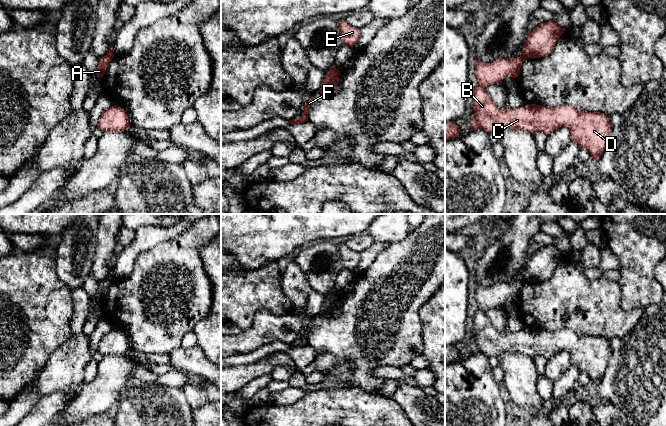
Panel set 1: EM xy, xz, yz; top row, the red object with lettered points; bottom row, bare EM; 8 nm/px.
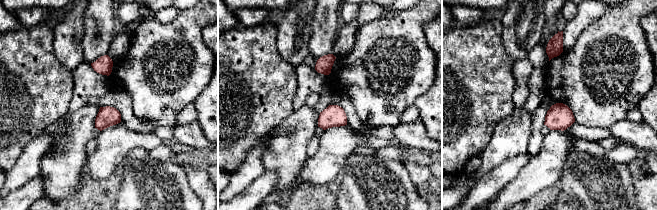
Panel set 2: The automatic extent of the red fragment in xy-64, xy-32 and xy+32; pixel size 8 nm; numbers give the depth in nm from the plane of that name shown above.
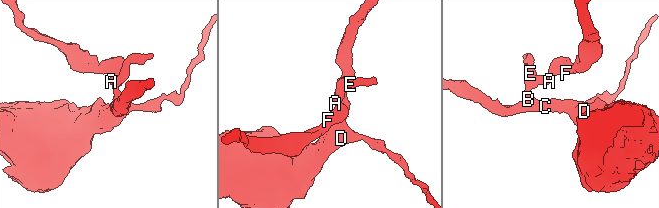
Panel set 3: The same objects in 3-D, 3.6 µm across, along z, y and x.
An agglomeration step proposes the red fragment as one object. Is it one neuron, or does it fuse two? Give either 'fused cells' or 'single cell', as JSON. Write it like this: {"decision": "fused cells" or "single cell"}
{"decision": "fused cells"}

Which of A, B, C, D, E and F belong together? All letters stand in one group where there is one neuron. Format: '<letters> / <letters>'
A B C D E / F

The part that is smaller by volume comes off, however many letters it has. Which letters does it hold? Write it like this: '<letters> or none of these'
F

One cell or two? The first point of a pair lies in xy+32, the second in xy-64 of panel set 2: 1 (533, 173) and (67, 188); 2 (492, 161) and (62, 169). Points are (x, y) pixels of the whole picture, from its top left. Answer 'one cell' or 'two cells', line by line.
1: two cells
2: one cell

